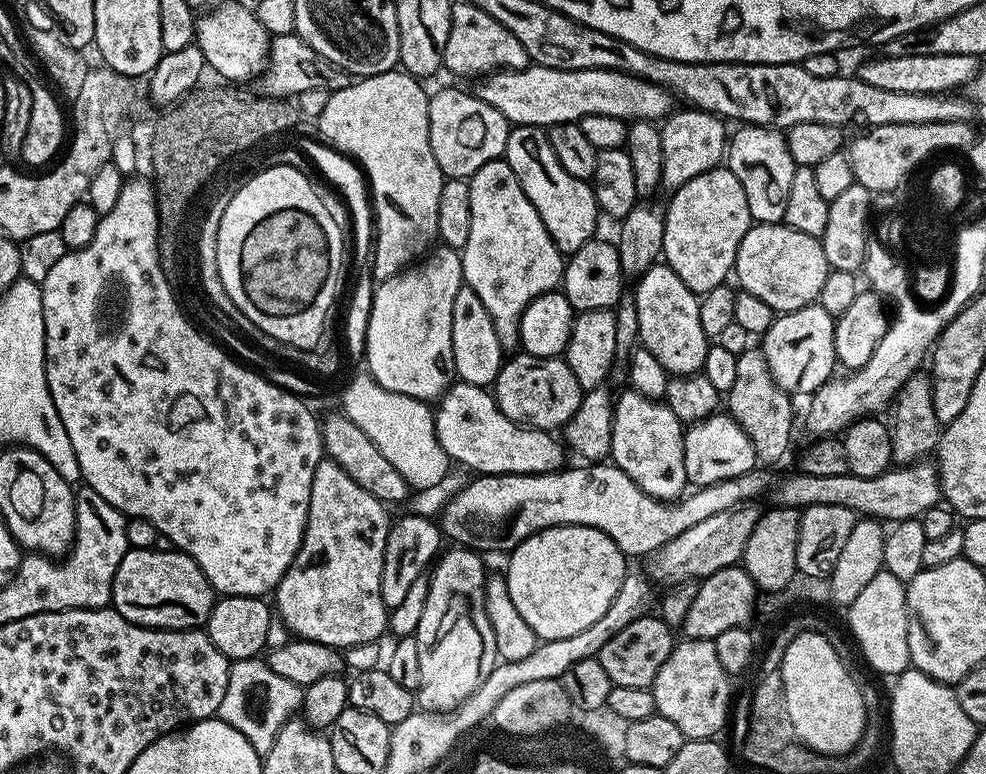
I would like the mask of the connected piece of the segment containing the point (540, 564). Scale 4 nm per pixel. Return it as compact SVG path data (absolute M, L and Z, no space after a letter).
M567 524L561 528L536 532L513 548L507 560L506 579L510 598L514 598L518 614L526 618L530 630L534 630L541 641L570 638L570 634L578 634L581 630L586 630L586 626L598 622L598 618L606 614L610 602L614 602L614 594L618 594L626 571L626 557L619 546L596 528L581 524Z

